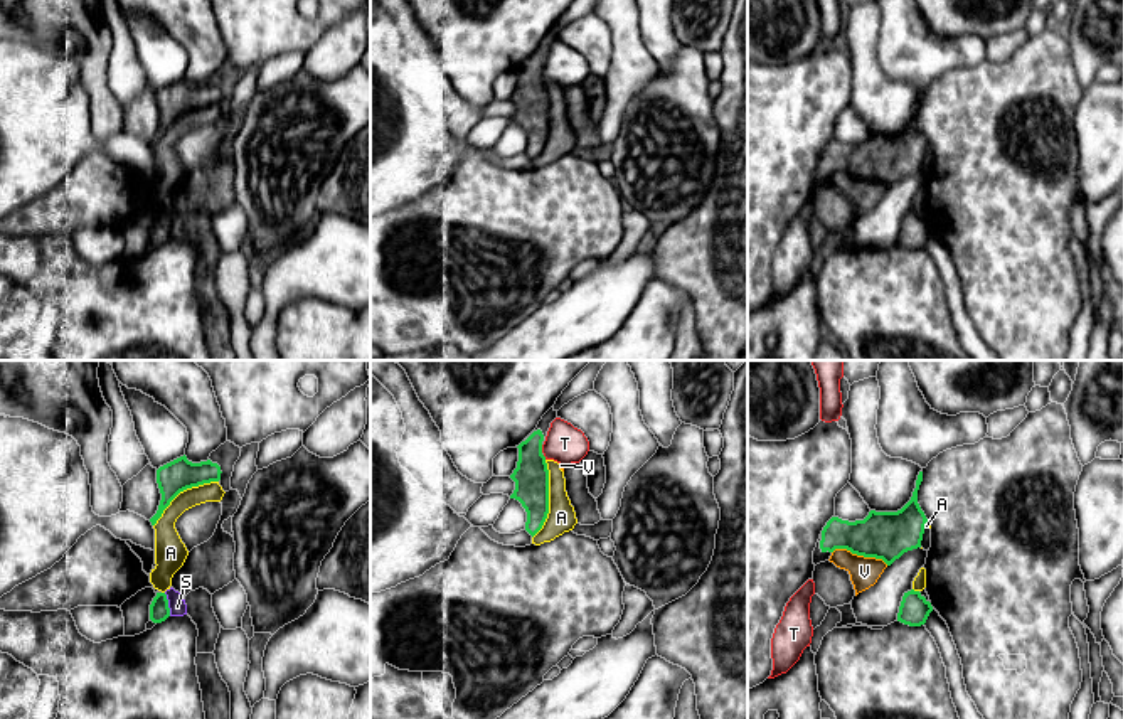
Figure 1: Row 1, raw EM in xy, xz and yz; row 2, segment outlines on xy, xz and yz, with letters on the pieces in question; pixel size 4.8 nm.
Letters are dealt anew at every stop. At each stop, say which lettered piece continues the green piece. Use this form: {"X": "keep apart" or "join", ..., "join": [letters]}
{"A": "keep apart", "S": "keep apart", "T": "keep apart", "V": "keep apart", "join": []}

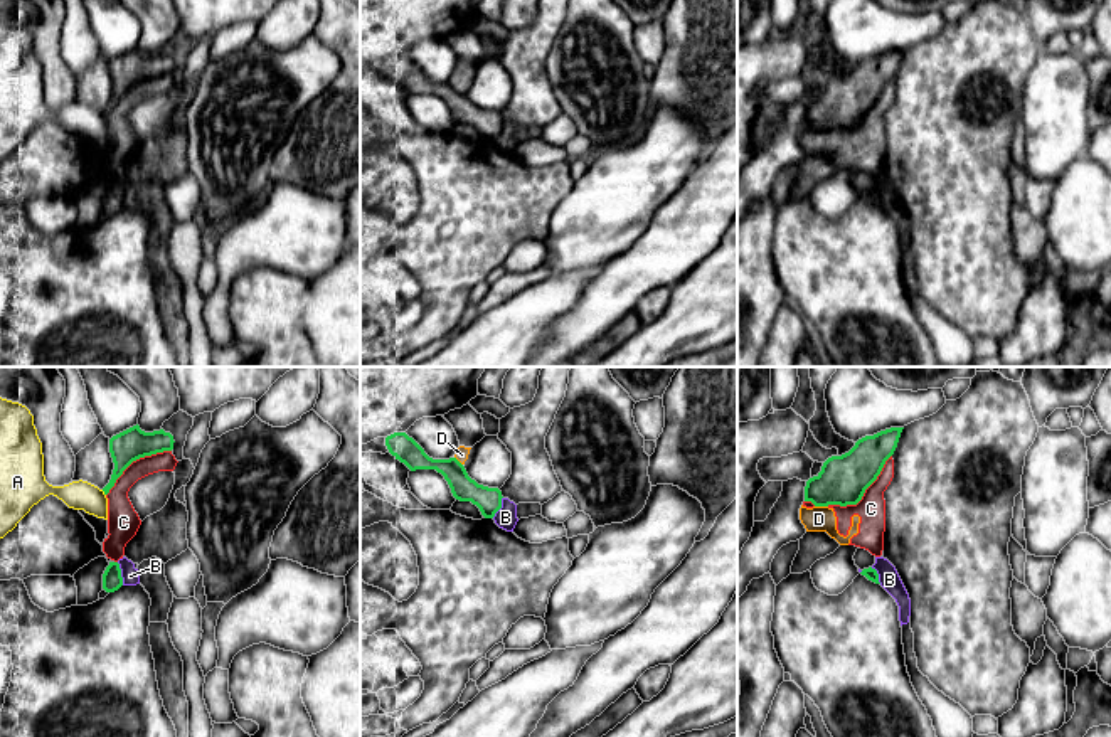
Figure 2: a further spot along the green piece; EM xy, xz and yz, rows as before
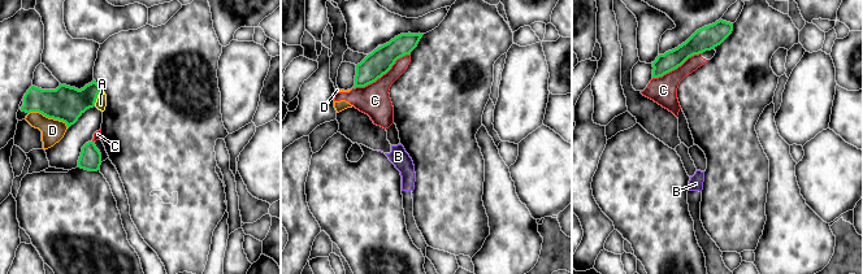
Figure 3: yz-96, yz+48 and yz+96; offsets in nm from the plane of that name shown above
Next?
{"A": "keep apart", "B": "keep apart", "C": "keep apart", "D": "keep apart", "join": []}

